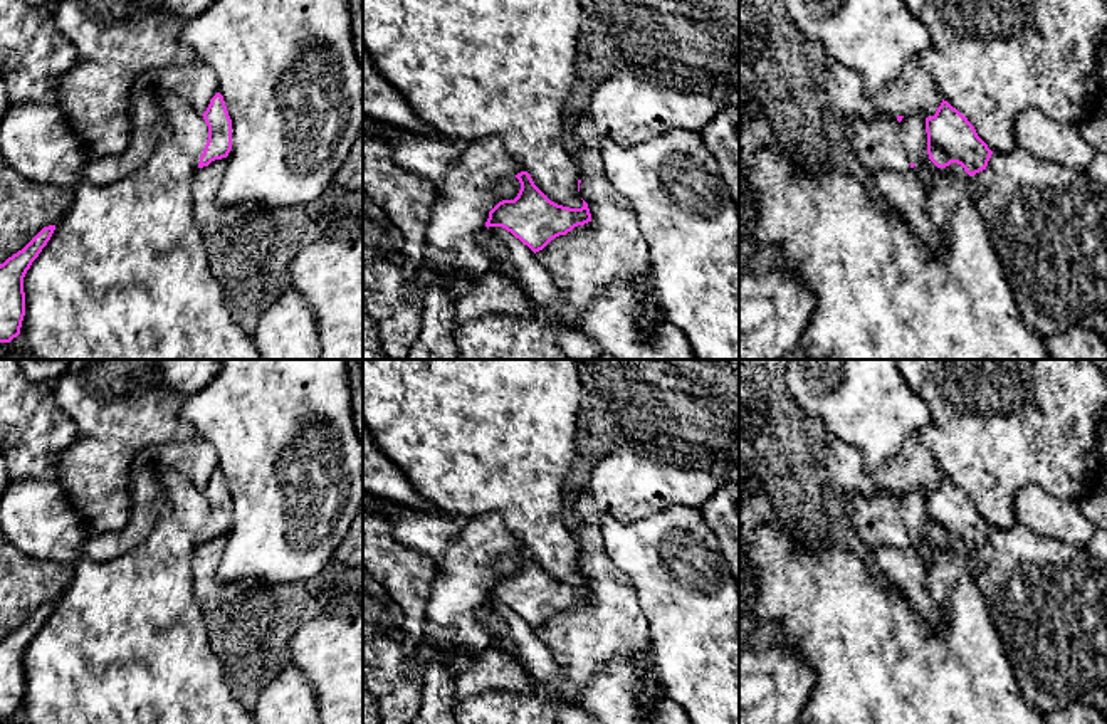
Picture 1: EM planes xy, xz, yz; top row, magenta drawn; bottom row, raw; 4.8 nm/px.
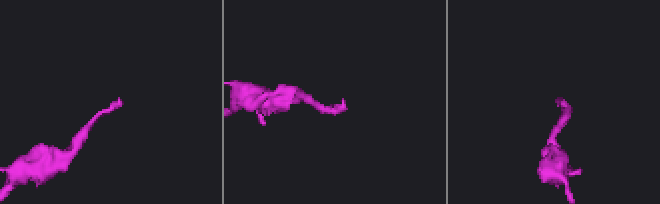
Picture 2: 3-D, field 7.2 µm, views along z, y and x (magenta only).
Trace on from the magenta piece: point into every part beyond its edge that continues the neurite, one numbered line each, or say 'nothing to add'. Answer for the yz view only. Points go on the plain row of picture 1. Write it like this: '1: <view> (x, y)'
1: yz (876, 519)

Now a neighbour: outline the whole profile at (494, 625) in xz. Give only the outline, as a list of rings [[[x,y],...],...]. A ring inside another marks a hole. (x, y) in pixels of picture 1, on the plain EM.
[[[482,606],[477,610],[477,620],[480,627],[492,637],[491,647],[517,657],[516,647],[509,637],[509,628],[499,615],[491,611],[489,606]]]

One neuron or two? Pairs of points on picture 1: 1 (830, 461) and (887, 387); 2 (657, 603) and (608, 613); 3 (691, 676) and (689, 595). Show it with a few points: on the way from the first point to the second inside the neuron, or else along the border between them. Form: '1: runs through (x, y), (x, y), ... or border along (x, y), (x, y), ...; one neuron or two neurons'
1: border along (817, 432), (854, 444), (870, 471); two neurons
2: border along (622, 571), (635, 588), (650, 645); two neurons
3: runs through (691, 655), (691, 615); one neuron

